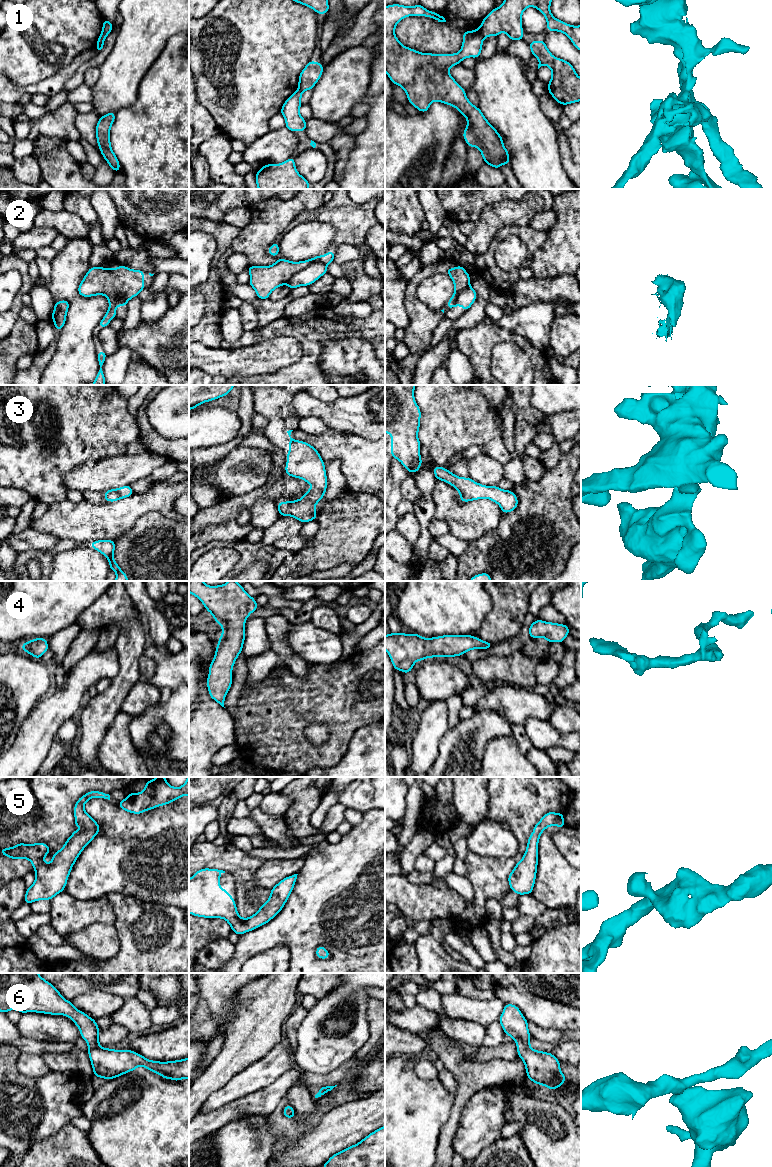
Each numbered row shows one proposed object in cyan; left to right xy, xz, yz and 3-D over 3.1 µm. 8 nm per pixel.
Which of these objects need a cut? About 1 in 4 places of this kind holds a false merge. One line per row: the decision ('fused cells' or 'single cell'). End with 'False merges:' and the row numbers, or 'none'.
1: fused cells
2: fused cells
3: single cell
4: single cell
5: single cell
6: single cell
False merges: 1, 2

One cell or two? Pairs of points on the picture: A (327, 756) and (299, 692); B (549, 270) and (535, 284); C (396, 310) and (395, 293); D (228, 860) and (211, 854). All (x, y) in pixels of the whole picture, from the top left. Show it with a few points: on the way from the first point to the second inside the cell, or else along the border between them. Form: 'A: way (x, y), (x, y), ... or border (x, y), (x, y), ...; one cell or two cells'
A: way (334, 740), (334, 726), (315, 707); one cell
B: border (565, 273), (559, 276), (534, 277); two cells
C: way (395, 306), (395, 297); one cell
D: way (224, 857), (215, 857); one cell

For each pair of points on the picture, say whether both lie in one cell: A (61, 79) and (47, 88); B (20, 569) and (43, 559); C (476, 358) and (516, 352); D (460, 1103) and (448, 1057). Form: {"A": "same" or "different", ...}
{"A": "same", "B": "same", "C": "different", "D": "same"}

